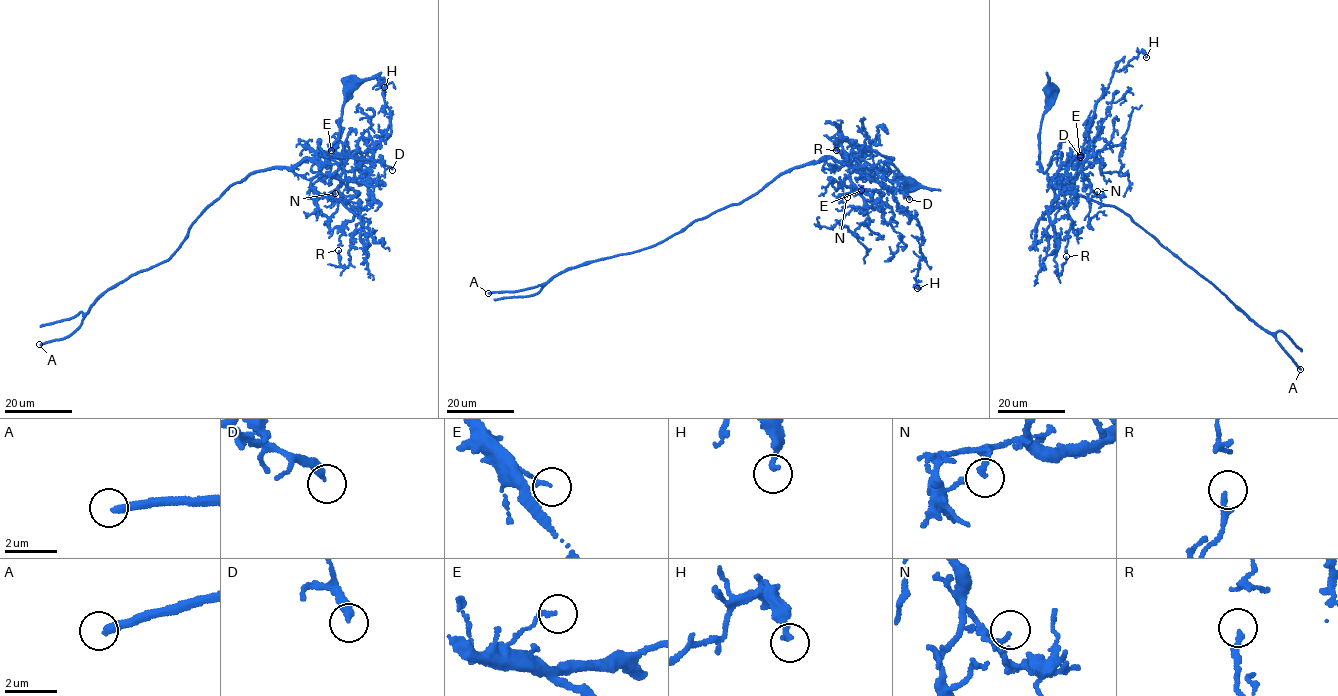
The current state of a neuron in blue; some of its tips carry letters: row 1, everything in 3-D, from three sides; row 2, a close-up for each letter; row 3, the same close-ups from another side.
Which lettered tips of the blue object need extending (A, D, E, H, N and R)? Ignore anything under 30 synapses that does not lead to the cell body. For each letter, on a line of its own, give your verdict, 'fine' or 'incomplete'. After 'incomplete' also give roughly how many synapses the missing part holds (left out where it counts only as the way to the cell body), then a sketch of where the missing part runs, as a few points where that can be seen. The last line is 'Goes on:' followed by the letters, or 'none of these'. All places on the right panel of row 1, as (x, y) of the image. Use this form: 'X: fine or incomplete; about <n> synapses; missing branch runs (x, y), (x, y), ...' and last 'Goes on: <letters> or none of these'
A: incomplete; about 170 synapses; missing branch runs (1300, 369), (1312, 381), (1317, 330), (1327, 322), (1330, 308), (1328, 280), (1300, 248), (1303, 240), (1314, 237)
D: fine
E: fine
H: fine
N: fine
R: fine
Goes on: A

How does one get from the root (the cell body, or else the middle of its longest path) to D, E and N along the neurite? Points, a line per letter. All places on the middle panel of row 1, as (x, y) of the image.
D: (910, 184), (892, 162), (872, 150), (864, 151), (855, 168), (887, 187), (900, 188), (909, 199)
E: (910, 184), (887, 159), (868, 150), (861, 156), (858, 168), (850, 174), (850, 182), (861, 190)
N: (910, 184), (887, 159), (868, 150), (850, 174), (850, 182), (860, 191), (866, 190), (850, 192), (847, 197)

